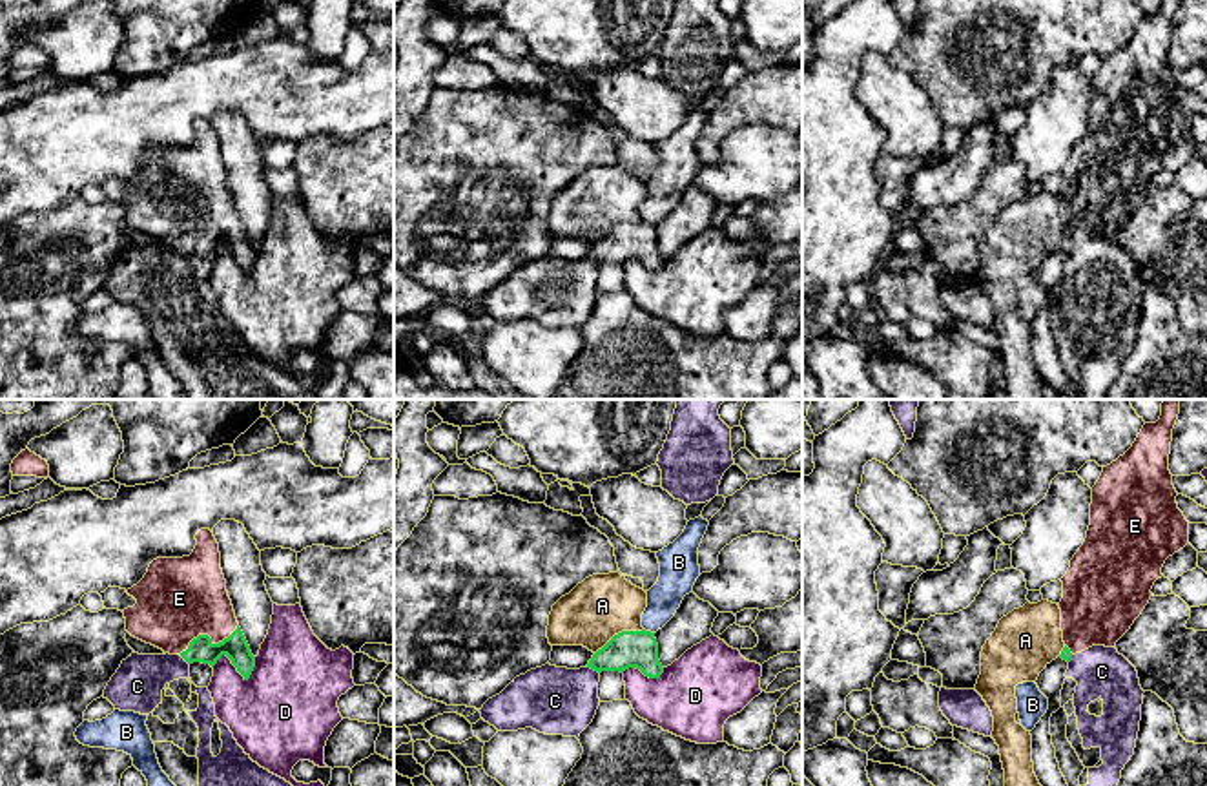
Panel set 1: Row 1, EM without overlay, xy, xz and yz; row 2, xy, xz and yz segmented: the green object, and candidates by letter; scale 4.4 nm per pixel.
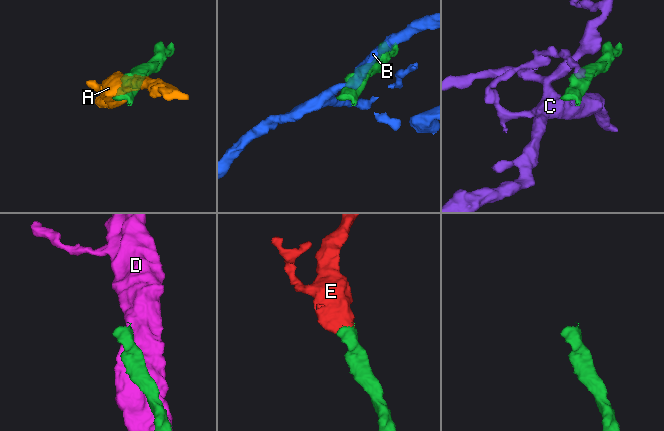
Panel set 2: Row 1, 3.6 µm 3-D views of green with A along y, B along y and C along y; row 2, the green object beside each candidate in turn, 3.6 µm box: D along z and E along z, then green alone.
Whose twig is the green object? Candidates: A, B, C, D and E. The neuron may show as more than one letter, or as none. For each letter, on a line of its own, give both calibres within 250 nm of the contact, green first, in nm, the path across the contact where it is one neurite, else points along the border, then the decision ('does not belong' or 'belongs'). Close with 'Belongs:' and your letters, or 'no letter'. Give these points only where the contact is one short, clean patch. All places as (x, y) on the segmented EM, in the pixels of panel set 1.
A: 160 nm thick on the green side, 280 nm on the other; does not belong
B: 160 nm thick on the green side, 150 nm on the other; border along xz (644, 628), (653, 633); does not belong
C: 160 nm thick on the green side, 300 nm on the other; border along xz (586, 666), (598, 673); does not belong
D: 110 nm thick on the green side, 400 nm on the other; does not belong
E: 110 nm thick on the green side, 360 nm on the other; runs through xy (236, 648), (208, 637), (179, 599); belongs
Belongs: E

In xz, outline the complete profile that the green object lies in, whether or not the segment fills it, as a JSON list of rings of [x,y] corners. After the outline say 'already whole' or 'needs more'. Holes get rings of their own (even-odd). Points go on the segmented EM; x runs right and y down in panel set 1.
[[[622,631],[614,635],[589,660],[587,667],[602,671],[640,669],[649,678],[658,678],[664,667],[658,660],[658,644],[651,631]]]; already whole

